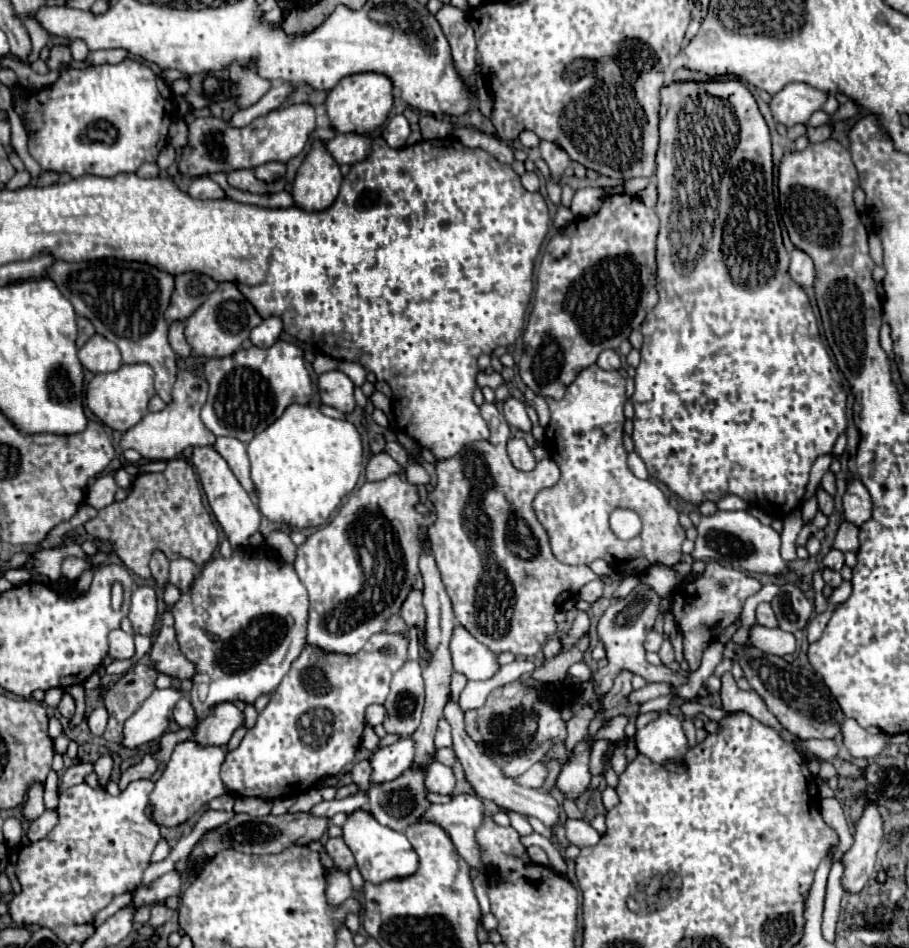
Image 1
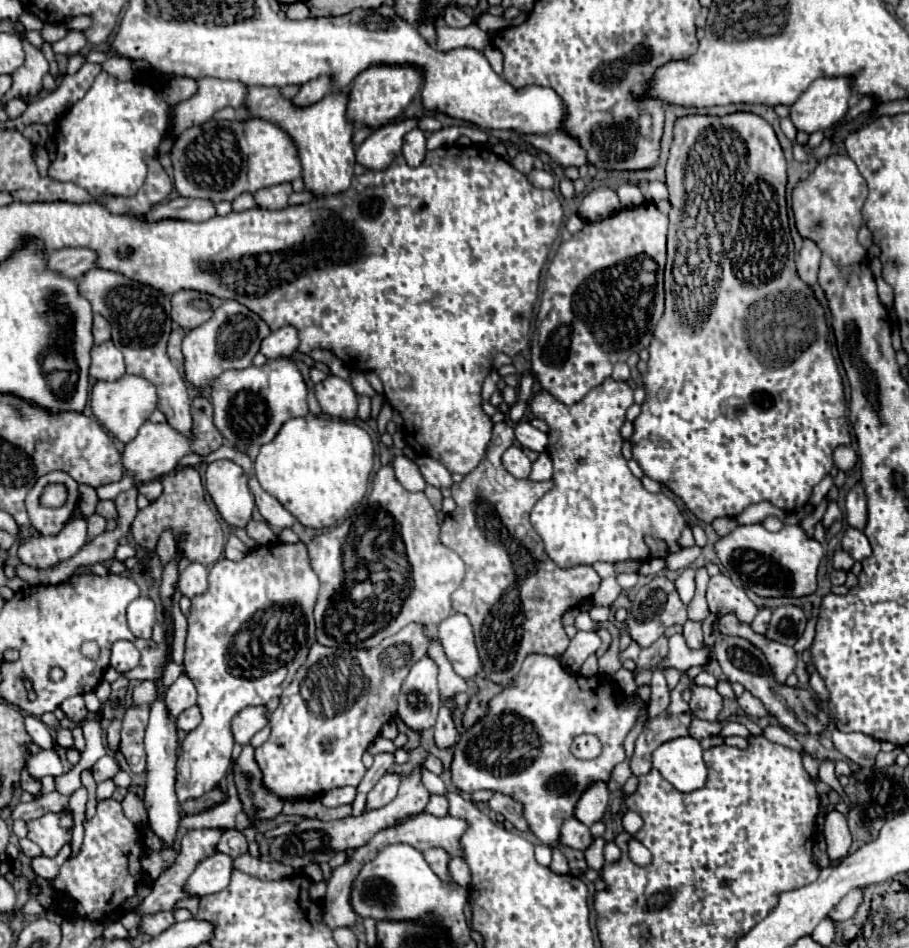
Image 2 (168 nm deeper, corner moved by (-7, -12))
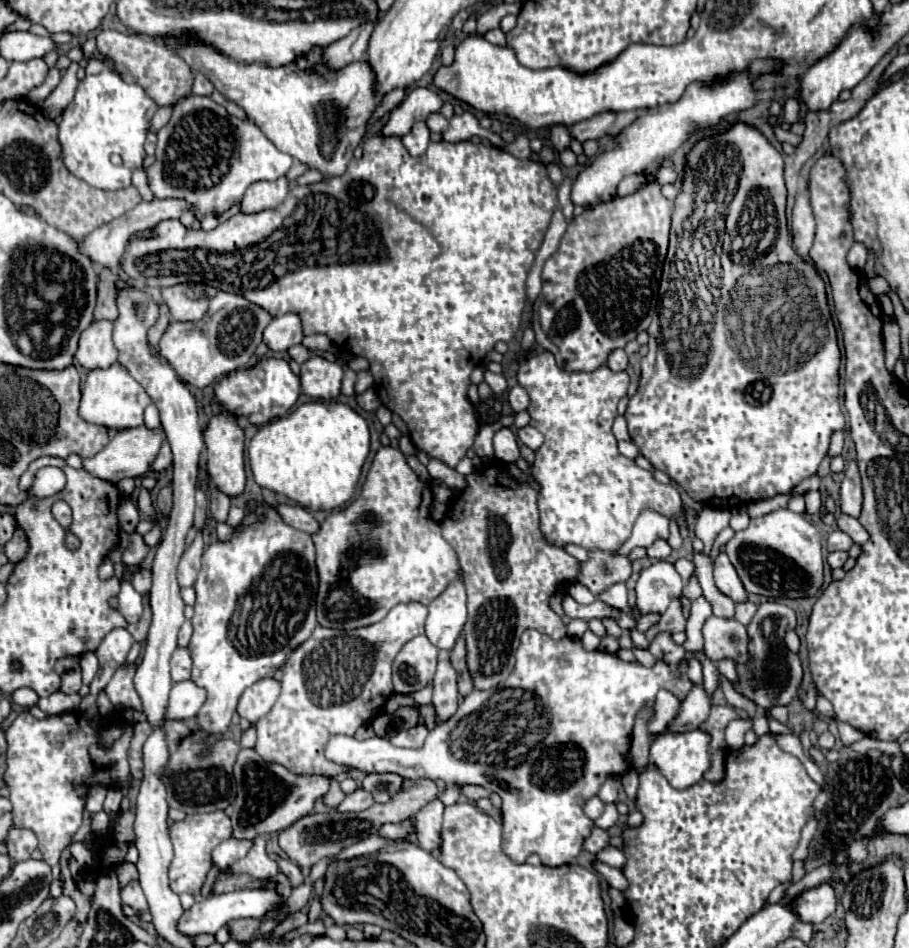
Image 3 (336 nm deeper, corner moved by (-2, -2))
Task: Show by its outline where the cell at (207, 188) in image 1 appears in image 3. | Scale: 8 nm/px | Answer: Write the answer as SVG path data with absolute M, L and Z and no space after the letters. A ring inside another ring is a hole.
M154 198L152 202L140 202L136 208L128 210L124 216L112 220L110 224L94 230L88 238L84 238L80 242L80 250L92 258L92 262L100 264L100 266L108 266L112 270L118 270L118 260L124 254L124 246L128 242L128 236L138 232L138 230L146 230L156 226L162 220L170 220L170 218L180 218L184 212L188 210L188 204L184 200L158 200Z

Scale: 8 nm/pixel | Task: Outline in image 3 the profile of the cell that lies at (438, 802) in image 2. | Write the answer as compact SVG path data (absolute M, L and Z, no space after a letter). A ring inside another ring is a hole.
M432 800L414 818L414 826L416 826L416 834L418 834L418 844L424 850L428 850L428 852L436 850L440 846L442 814L444 814L444 804L440 800Z

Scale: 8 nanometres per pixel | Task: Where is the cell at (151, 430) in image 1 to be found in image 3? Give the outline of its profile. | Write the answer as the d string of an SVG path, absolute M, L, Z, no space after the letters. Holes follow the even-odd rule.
M138 426L138 428L128 428L128 430L120 430L110 442L108 446L104 446L98 454L94 454L92 458L82 460L82 466L86 472L90 472L96 478L102 478L106 482L116 484L122 478L136 478L136 476L144 476L148 474L148 468L152 464L152 460L156 458L160 444L164 440L164 430L148 430L146 426Z

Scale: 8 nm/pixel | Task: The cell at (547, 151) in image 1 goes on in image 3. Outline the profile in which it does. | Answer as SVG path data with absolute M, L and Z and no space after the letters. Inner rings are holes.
M600 112L596 116L592 116L590 120L582 120L582 122L576 122L574 126L570 126L570 132L580 142L598 140L610 130L610 126L614 122L616 122L616 112Z

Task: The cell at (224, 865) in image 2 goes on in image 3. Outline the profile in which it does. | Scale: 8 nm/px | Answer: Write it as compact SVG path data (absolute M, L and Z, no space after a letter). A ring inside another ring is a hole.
M230 838L230 840L226 840L226 842L222 842L222 844L218 844L214 848L212 862L220 870L226 870L230 864L234 864L240 858L244 858L250 848L252 848L252 840L236 840L236 838Z

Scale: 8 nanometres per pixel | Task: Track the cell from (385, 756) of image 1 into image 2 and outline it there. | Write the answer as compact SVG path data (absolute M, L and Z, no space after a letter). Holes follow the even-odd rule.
M389 772L389 774L381 776L381 780L373 786L373 790L367 796L367 810L389 804L393 800L393 796L397 796L397 788L399 788L401 780L403 778L399 772Z

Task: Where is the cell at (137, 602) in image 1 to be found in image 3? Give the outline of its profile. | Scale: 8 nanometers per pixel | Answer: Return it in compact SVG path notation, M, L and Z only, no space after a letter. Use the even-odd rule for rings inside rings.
M122 582L118 602L118 612L126 618L126 622L138 622L138 618L142 616L142 596L134 590L130 582Z

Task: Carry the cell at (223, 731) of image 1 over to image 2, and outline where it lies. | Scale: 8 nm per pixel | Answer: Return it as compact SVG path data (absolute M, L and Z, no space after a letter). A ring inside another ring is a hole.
M249 706L241 710L231 724L231 732L237 744L249 744L249 740L267 724L265 706Z

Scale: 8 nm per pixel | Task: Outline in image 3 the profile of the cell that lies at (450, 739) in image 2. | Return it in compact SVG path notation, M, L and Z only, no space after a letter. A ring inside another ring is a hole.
M438 660L438 670L432 682L436 716L440 720L448 720L458 708L458 688L456 688L456 670L452 668L450 660Z

